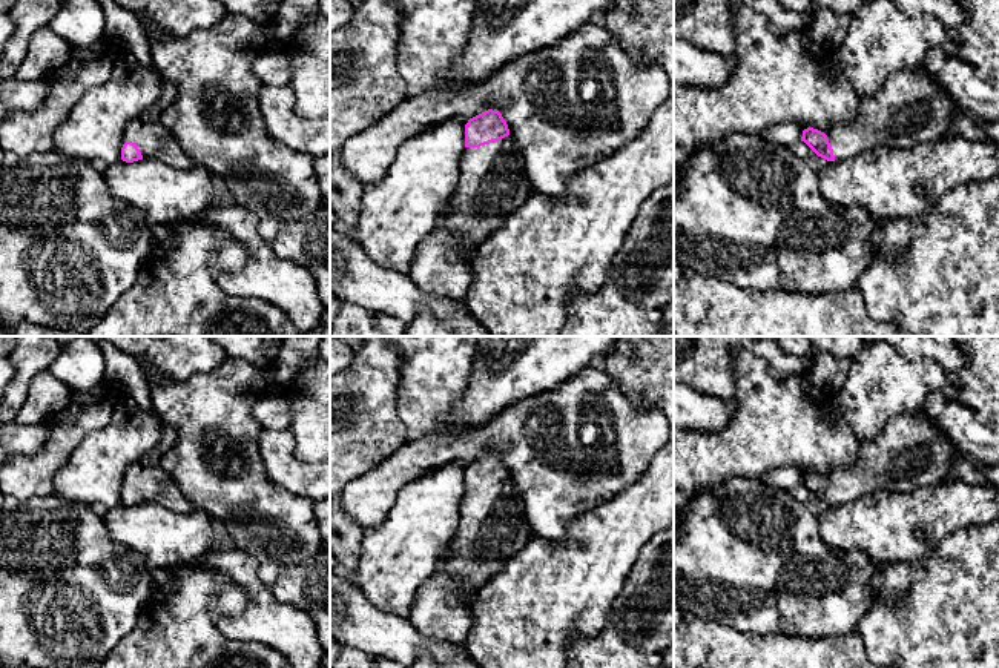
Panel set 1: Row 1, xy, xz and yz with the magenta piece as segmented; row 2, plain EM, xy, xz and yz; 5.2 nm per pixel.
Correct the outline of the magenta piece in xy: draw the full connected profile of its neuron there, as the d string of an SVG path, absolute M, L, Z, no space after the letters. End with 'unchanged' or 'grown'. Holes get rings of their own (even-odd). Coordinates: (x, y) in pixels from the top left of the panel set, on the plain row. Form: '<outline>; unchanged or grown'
M161 418L160 422L160 444L147 456L132 462L123 476L121 504L134 507L152 502L180 514L195 511L196 507L180 491L161 467L161 456L175 444L175 430Z; grown

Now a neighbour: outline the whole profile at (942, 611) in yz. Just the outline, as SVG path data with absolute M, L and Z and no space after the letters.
M999 519L959 528L919 562L885 562L872 576L872 608L858 631L869 659L889 668L999 668Z

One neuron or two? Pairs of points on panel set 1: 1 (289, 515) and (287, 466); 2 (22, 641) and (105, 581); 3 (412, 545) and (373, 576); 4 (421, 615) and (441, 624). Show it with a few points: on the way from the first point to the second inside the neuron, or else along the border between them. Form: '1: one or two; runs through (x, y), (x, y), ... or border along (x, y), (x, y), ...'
1: two; border along (263, 461), (272, 481), (313, 502)
2: one; runs through (42, 621), (69, 593), (85, 591)
3: one; runs through (402, 553), (382, 573)
4: one; runs through (425, 615), (431, 615), (436, 619)

